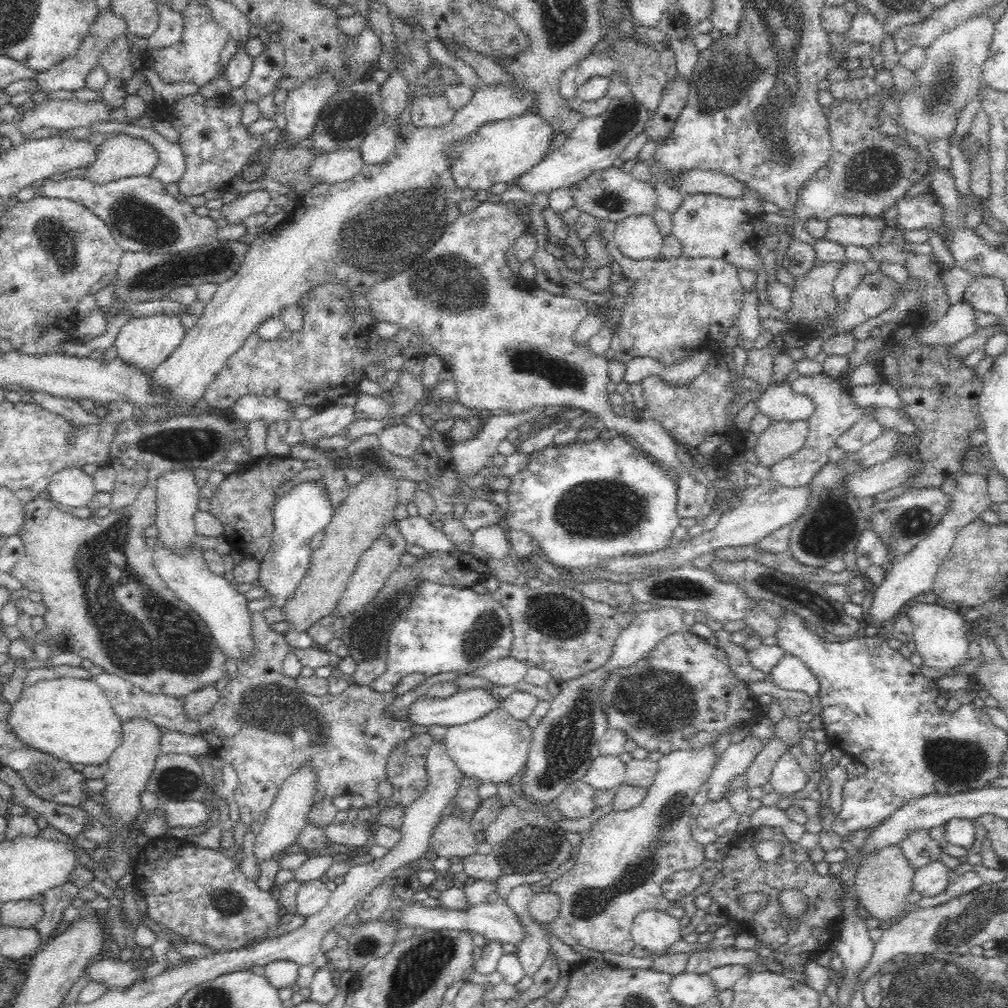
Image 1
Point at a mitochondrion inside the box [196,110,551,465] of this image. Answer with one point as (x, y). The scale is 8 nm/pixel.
(404, 218)

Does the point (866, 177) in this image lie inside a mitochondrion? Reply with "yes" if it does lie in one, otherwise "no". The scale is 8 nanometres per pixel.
yes

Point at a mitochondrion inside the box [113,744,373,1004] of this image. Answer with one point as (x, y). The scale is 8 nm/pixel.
(224, 903)

